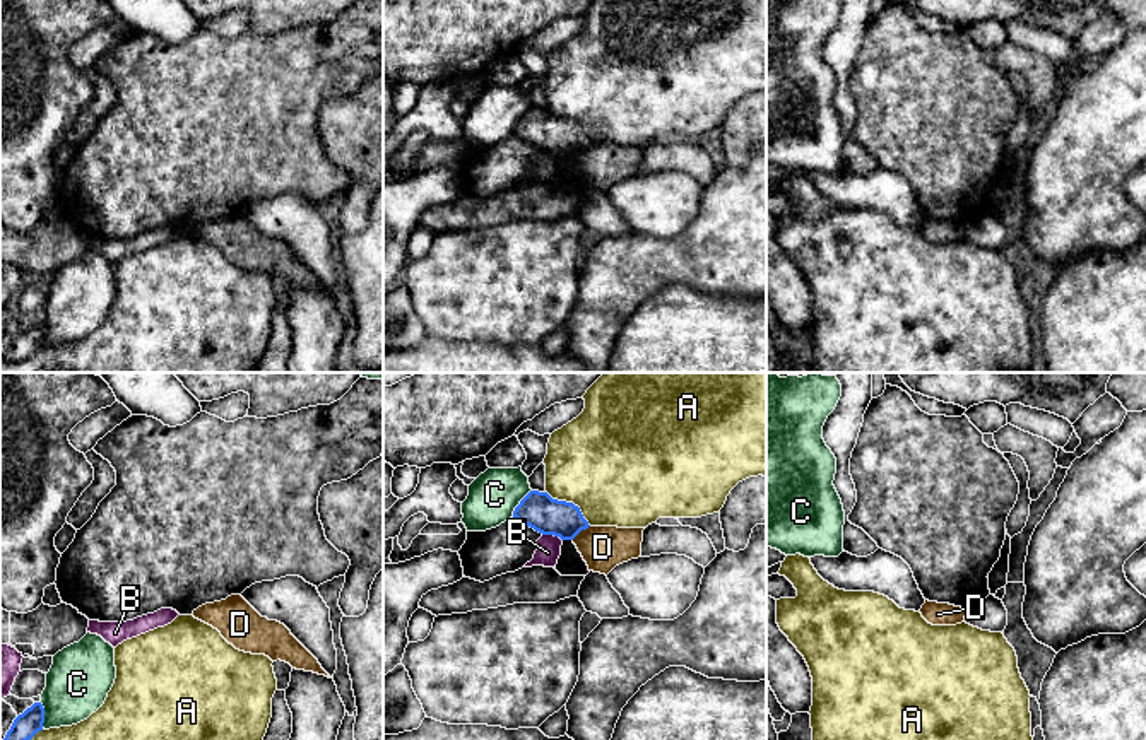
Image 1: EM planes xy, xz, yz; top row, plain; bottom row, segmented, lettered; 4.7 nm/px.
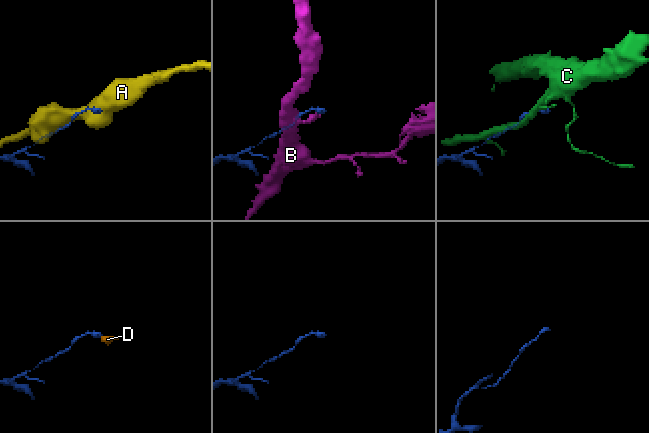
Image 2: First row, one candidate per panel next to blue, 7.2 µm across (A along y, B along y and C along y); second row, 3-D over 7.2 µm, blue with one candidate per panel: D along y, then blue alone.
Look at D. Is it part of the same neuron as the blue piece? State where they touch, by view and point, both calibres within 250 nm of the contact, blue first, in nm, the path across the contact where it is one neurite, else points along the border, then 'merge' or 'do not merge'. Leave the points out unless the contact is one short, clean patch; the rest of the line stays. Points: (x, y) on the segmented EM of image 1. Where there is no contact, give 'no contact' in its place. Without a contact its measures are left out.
contact xz (580, 530); calibres 180 and 200 nm; border xz (589, 525), (572, 539); do not merge

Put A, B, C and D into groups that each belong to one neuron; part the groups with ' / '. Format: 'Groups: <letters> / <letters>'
Groups: A / B / C / D

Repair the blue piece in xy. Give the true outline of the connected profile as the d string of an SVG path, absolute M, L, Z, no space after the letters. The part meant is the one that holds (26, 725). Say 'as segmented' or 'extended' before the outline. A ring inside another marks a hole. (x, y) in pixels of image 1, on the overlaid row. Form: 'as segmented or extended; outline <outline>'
as segmented; outline M34 702L22 714L19 714L3 740L31 740L43 730L44 708L41 702Z

